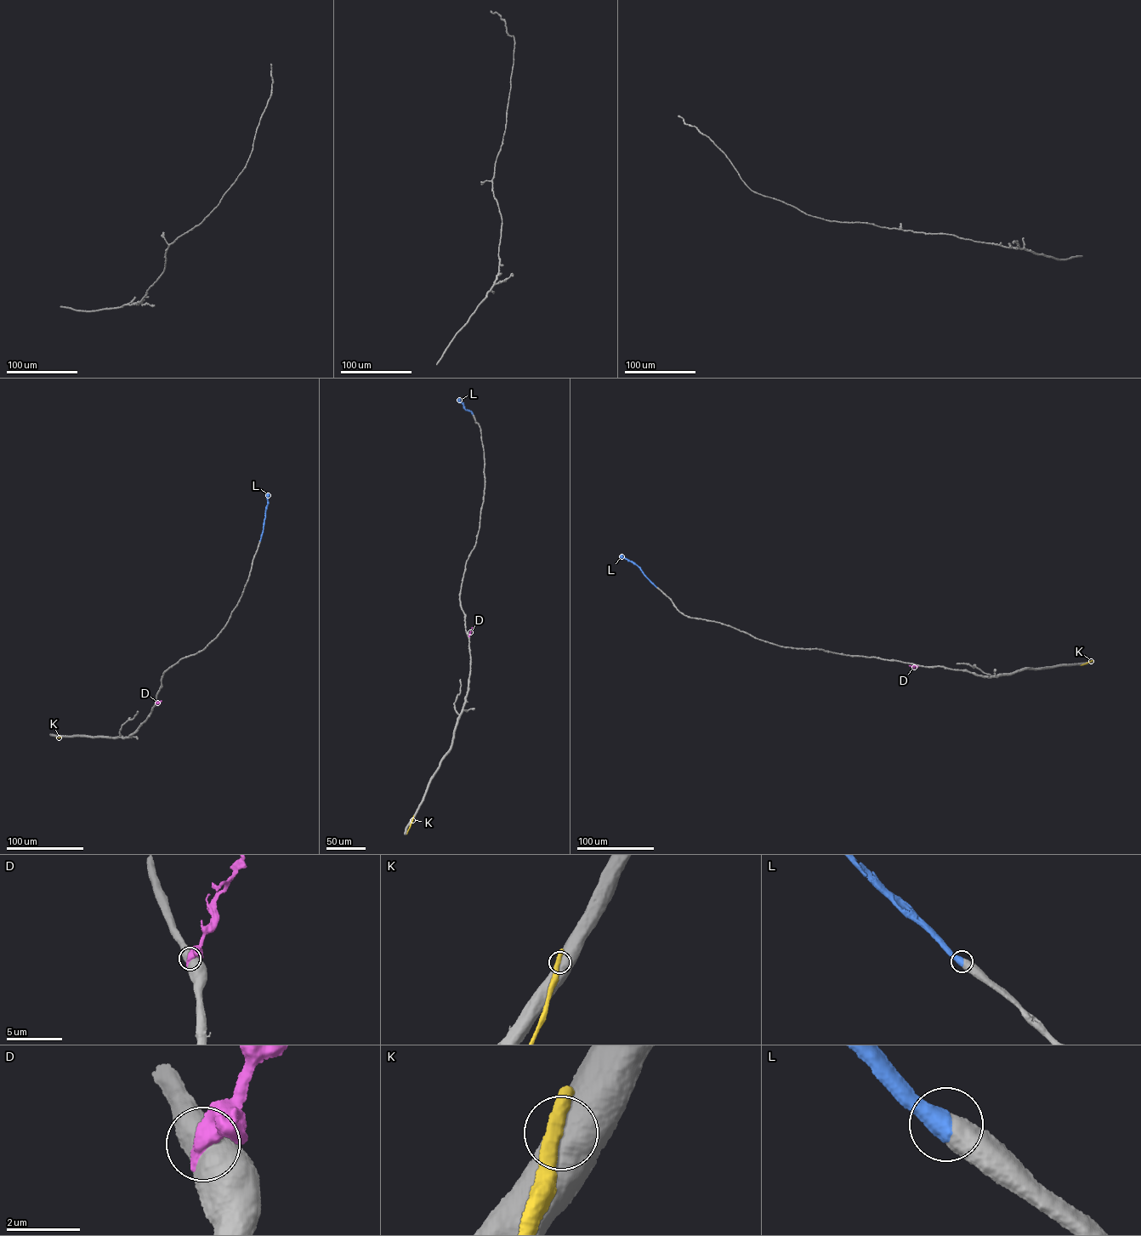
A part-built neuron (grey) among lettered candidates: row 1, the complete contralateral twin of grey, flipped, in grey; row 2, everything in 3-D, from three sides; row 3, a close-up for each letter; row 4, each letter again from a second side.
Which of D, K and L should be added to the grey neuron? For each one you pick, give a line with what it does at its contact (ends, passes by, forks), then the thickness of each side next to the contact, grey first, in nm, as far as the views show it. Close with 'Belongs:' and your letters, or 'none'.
L: It ends there. Thickness 650 nm (grey) against 600 nm
Belongs: L

